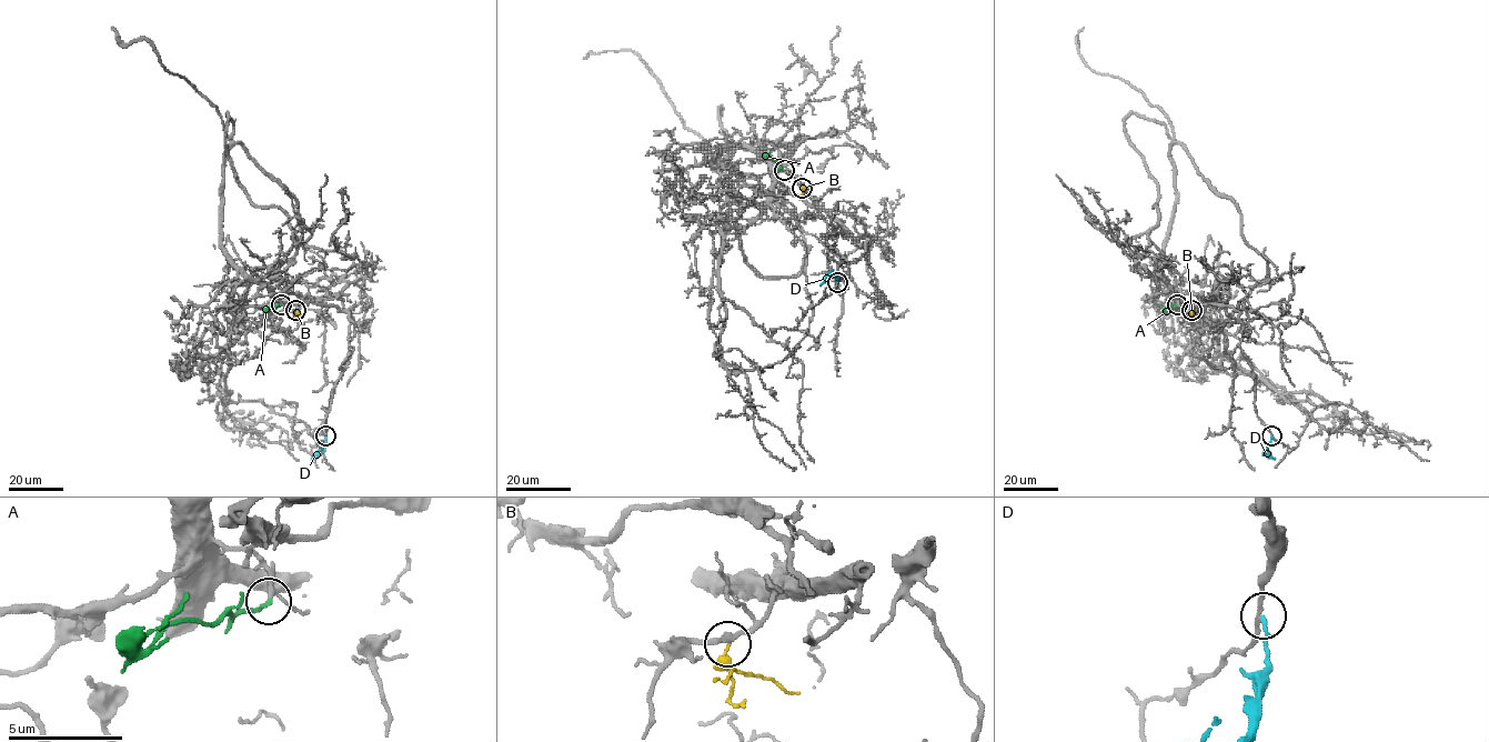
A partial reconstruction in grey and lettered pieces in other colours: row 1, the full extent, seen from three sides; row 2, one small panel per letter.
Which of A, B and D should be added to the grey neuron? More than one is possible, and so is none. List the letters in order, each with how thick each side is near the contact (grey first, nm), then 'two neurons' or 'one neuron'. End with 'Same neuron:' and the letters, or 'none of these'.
A: calibres 150 and 180 nm; one neuron
B: calibres 260 and 140 nm; one neuron
D: calibres 160 and 150 nm; two neurons
Same neuron: A, B

